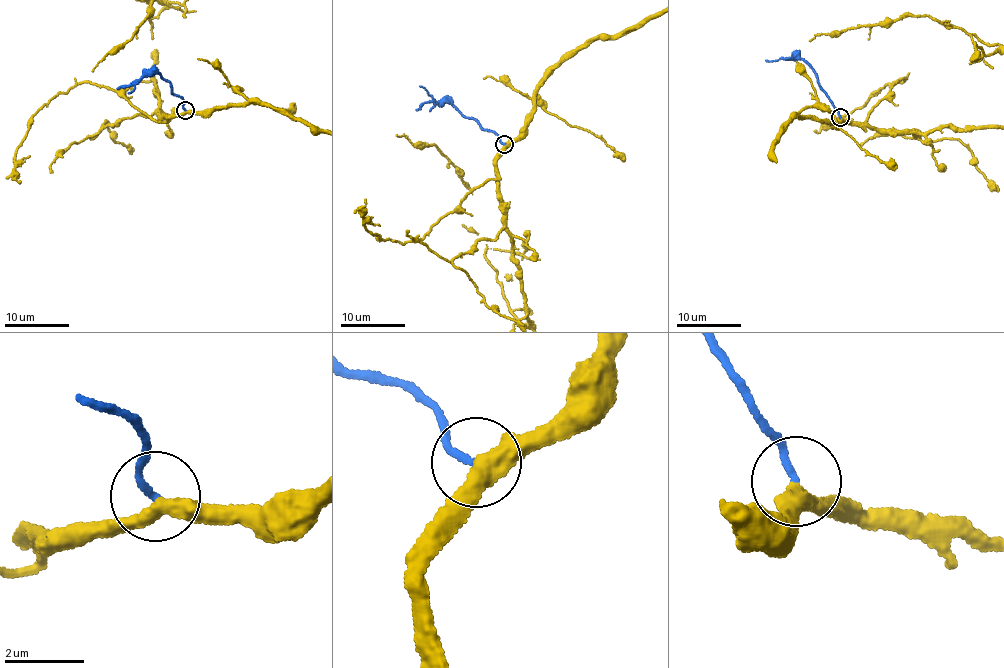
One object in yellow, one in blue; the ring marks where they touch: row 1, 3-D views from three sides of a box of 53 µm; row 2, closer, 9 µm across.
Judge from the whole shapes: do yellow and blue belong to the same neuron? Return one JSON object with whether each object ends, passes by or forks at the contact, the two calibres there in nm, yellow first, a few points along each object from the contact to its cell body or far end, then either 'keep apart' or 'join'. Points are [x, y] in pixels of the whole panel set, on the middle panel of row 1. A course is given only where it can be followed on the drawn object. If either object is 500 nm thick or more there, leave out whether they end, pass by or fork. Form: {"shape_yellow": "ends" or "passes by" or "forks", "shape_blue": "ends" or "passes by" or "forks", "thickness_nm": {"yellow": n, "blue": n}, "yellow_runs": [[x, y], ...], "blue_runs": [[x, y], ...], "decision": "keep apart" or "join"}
{"shape_yellow": "passes by", "shape_blue": "ends", "thickness_nm": {"yellow": 420, "blue": 170}, "yellow_runs": [[505, 143], [496, 179], [528, 326], [513, 315], [486, 258], [462, 171], [433, 144], [396, 134]], "blue_runs": [[505, 143], [450, 103], [438, 103], [420, 86]], "decision": "join"}

